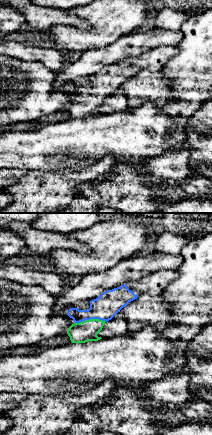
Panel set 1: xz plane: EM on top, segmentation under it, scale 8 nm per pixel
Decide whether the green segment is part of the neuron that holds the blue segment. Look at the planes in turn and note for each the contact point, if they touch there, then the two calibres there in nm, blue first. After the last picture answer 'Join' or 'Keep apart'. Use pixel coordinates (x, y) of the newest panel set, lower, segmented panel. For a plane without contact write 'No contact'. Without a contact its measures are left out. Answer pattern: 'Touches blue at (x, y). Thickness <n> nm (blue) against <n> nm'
Touches blue at (89, 319). Thickness 200 nm (blue) against 170 nm

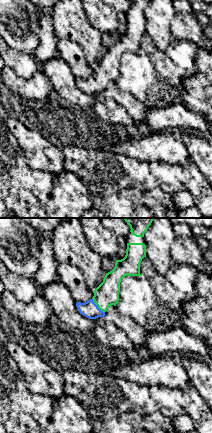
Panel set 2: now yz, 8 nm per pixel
Touches blue at (97, 306). Thickness 140 nm (blue) against 190 nm

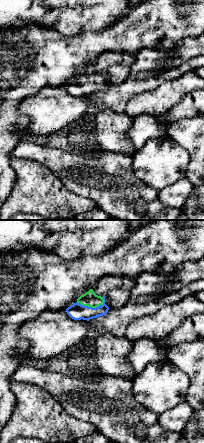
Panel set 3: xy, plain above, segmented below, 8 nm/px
Touches blue at (91, 307). Thickness 130 nm (blue) against 120 nm

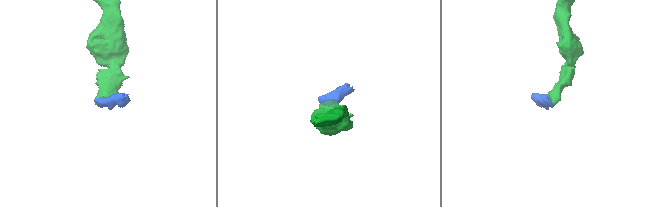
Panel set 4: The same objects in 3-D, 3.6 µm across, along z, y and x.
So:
Join

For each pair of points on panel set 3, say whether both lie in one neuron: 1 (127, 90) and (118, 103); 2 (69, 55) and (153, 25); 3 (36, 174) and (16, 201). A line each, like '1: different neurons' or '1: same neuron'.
1: same neuron
2: same neuron
3: same neuron

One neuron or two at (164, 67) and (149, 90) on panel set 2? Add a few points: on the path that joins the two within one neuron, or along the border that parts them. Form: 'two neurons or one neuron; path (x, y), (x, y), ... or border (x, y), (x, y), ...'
two neurons; border (146, 55), (155, 70), (176, 90)

